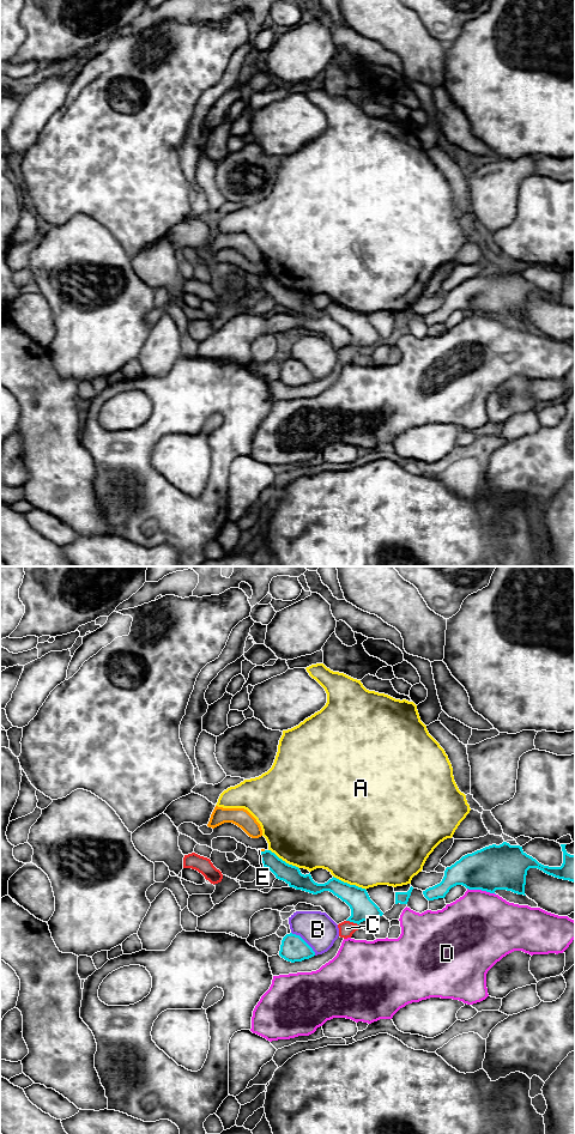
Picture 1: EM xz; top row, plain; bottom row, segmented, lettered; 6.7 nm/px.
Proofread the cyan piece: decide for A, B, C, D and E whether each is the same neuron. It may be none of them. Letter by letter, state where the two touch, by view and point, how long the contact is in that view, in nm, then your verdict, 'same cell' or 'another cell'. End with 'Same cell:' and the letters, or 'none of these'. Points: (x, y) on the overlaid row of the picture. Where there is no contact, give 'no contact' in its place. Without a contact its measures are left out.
A: xz (349, 884) | 240 nm | another cell
B: xz (304, 941) | 220 nm | another cell
C: xz (352, 921) | 90 nm | another cell
D: xz (482, 890) | 200 nm | another cell
E: xz (262, 851) | 40 nm | another cell
Same cell: none of these

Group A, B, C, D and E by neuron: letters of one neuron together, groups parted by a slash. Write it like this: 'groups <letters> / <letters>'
groups A / B / C / D / E

